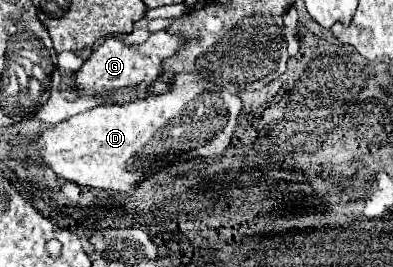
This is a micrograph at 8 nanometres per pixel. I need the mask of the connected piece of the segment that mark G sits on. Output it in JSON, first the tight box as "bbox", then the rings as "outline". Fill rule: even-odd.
{"bbox":[75,31,185,95],"outline":[[[157,31],[151,33],[151,37],[145,43],[139,43],[135,47],[125,47],[125,43],[117,37],[107,37],[105,43],[93,51],[93,55],[83,63],[83,67],[75,75],[75,85],[83,91],[83,95],[105,95],[111,91],[117,91],[121,87],[137,85],[141,81],[151,83],[159,75],[163,75],[163,61],[175,55],[185,45],[183,35],[173,35],[169,31]]]}

